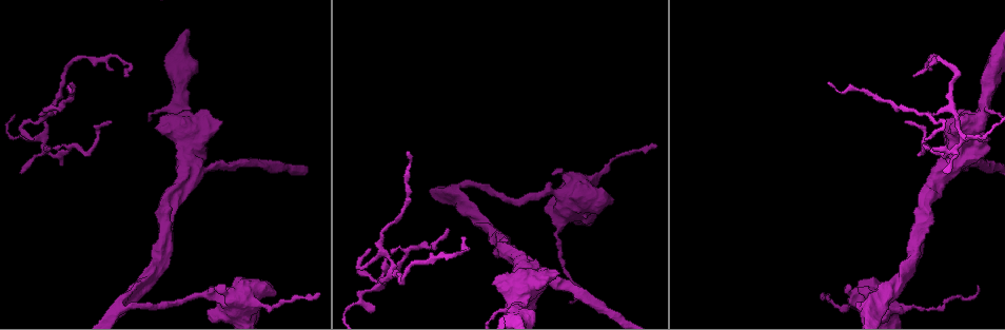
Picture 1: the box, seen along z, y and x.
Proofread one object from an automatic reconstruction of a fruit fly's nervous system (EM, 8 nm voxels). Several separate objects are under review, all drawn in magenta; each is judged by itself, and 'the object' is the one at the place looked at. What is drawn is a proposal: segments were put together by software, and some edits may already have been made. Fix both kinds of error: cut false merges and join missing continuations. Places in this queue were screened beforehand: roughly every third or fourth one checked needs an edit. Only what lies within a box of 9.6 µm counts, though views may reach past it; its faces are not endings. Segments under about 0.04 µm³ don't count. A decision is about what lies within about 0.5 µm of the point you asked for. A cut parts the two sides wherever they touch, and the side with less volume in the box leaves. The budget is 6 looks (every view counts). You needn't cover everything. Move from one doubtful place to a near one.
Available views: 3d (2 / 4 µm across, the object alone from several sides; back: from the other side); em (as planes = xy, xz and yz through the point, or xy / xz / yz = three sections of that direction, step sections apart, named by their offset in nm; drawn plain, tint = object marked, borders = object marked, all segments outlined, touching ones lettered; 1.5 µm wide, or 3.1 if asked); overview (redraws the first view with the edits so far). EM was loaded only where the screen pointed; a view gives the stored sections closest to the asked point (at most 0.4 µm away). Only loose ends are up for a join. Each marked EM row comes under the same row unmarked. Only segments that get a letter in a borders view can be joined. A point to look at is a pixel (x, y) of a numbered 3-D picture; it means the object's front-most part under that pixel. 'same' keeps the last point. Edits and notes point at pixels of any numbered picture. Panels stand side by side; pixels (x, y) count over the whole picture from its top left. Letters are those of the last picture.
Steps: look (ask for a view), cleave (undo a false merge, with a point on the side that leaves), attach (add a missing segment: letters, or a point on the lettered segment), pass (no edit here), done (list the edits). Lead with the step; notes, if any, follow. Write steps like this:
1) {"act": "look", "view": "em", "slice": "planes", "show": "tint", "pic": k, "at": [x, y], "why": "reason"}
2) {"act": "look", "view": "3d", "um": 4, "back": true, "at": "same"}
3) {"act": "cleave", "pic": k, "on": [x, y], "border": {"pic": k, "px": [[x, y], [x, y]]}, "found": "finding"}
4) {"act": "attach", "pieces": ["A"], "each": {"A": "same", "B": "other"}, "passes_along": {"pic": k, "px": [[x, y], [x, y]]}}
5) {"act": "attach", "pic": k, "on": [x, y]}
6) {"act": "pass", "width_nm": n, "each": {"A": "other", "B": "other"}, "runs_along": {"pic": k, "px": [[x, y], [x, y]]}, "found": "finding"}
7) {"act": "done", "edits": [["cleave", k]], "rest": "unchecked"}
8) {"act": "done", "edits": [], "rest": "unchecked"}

{"act": "look", "view": "3d", "um": 2, "pic": 1, "at": [977, 285], "why": "branch stops here"}

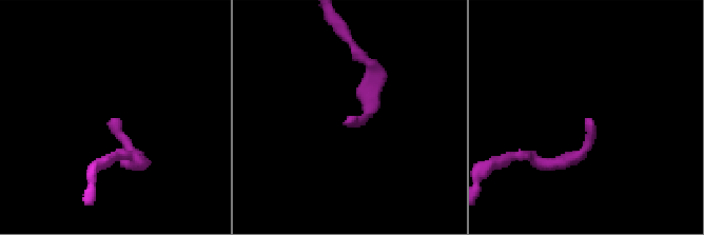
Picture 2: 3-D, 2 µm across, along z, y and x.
{"act": "look", "view": "em", "slice": "planes", "show": "borders", "pic": 2, "at": [588, 118]}

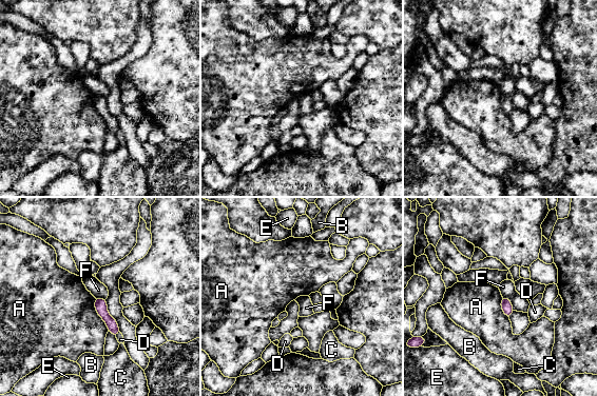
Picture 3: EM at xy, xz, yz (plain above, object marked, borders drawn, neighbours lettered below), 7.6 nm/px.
{"act": "pass", "width_nm": 80, "each": {"A": "other", "B": "other", "C": "other", "D": "other", "E": "other", "F": "other"}, "runs_along": {"pic": 3, "px": [[97, 300], [115, 332]]}, "found": "no lettered segment goes on from it"}

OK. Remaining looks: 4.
{"act": "look", "view": "3d", "um": 4, "pic": 1, "at": [862, 308], "why": "sharp bend"}

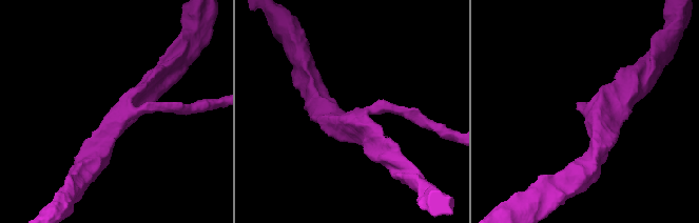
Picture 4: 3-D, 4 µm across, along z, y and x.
{"act": "look", "view": "em", "um": 3.1, "slice": "xz", "step": 8, "show": "tint", "pic": 4, "at": [366, 113], "arms": 3, "arm_widths_nm": [170, 240, 300], "why": "now the EM"}

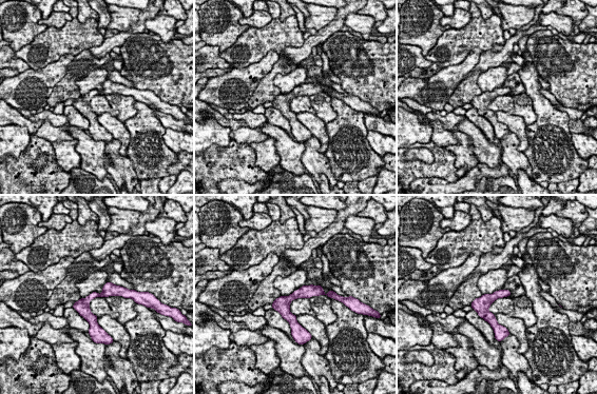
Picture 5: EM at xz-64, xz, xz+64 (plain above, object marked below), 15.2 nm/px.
{"act": "look", "view": "em", "um": 3.1, "slice": "planes", "show": "borders", "at": "same", "why": "another direction"}

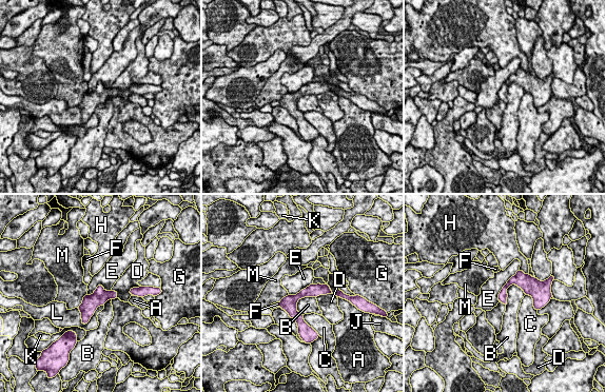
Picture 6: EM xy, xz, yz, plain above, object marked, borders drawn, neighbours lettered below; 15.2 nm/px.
{"act": "pass", "each": {"A": "other", "B": "other", "C": "other", "D": "other", "E": "other", "F": "other", "G": "other", "H": "other", "J": "other", "K": "other", "L": "other", "M": "other"}, "border": {"pic": 6, "px": [[515, 283], [507, 289], [506, 306]]}, "found": "continuous, no second cell"}

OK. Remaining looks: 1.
{"act": "done", "edits": [], "rest": "unchecked"}

